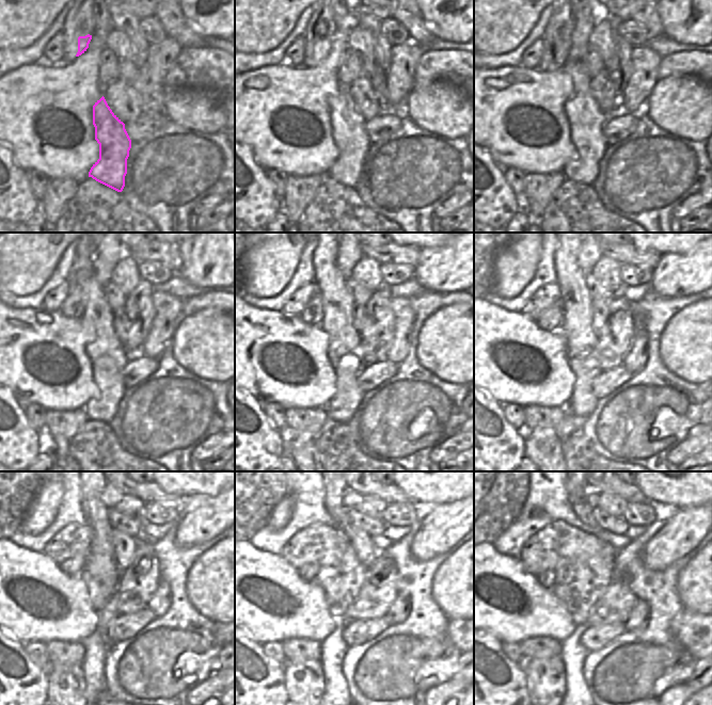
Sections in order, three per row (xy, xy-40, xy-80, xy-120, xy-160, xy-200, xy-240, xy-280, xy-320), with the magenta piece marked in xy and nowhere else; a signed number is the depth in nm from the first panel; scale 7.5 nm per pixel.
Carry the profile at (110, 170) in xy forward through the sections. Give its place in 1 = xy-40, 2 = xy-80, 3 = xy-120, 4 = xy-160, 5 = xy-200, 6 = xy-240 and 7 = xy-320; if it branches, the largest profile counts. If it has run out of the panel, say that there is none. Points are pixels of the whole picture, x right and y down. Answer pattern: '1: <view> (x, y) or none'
1: xy-40 (348, 127)
2: xy-80 (586, 119)
3: xy-120 (108, 355)
4: xy-160 (343, 339)
5: xy-200 (582, 338)
6: xy-240 (100, 562)
7: xy-320 (576, 493)

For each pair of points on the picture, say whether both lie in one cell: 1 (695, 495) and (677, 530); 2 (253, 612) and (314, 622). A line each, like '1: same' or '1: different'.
1: different
2: same

